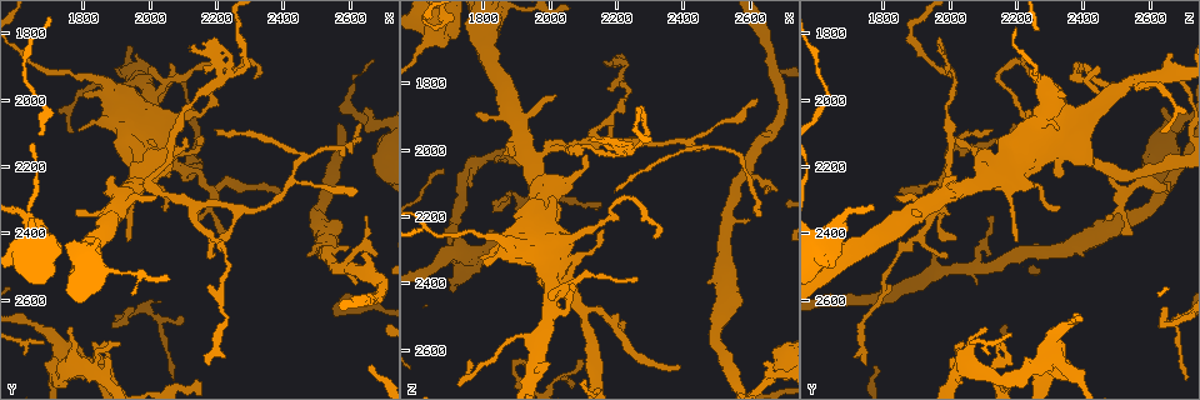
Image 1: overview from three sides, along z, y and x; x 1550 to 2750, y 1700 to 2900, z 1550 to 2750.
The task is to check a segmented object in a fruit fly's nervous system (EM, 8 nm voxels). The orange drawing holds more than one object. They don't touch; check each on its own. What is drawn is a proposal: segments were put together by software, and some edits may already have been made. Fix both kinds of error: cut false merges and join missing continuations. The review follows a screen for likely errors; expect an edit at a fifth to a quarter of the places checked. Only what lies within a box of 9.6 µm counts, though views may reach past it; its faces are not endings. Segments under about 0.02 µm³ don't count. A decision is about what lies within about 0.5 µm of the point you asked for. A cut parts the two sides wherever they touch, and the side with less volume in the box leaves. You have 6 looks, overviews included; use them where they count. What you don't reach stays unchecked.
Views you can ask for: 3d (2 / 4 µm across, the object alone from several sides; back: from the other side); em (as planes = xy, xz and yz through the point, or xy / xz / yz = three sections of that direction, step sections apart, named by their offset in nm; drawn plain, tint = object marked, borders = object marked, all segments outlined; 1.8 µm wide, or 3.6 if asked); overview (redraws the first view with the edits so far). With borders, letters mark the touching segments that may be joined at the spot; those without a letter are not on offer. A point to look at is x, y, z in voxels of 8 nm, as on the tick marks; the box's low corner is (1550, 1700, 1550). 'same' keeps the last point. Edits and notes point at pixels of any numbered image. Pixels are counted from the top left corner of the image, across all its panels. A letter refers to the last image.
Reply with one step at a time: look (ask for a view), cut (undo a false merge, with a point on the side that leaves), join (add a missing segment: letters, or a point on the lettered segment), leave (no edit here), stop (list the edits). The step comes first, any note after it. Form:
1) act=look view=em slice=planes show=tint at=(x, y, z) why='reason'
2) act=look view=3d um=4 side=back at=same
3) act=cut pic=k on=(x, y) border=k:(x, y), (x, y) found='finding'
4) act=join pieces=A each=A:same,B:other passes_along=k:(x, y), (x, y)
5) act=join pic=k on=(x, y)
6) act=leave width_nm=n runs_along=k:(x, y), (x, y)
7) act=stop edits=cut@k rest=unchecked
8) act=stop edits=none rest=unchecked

act=look view=3d um=2 at=(1870, 2780, 2000) why='branch stops here'

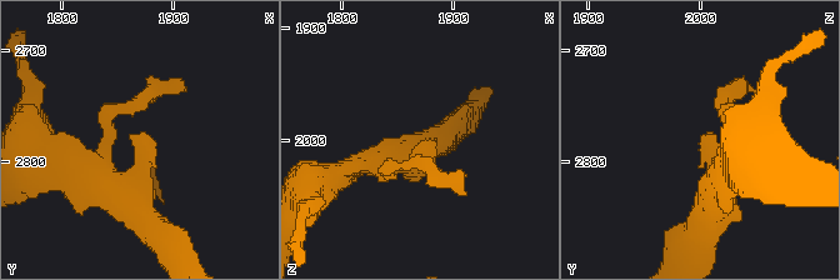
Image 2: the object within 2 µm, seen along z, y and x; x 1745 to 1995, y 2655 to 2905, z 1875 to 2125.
act=look view=em slice=planes show=borders at=(1870, 2776, 2004) why='now the EM'

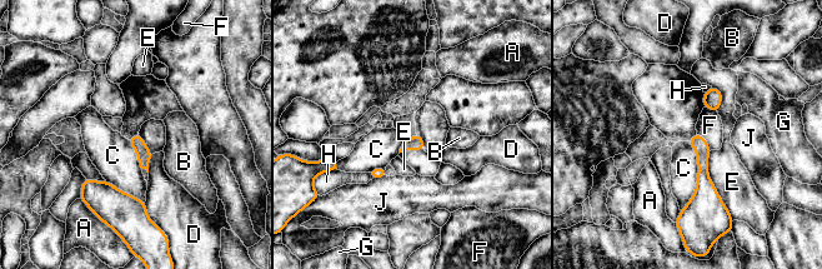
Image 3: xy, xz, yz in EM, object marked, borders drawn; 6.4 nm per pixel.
act=leave each=A:other,B:other,C:other,D:other,E:other,F:other,G:other,H:other,J:other border=3:(688, 142), (697, 185), (681, 210) found='none of them fits'

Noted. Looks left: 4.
act=look view=em slice=planes show=borders at=(1750, 2770, 2310) why='looks like a crossing'

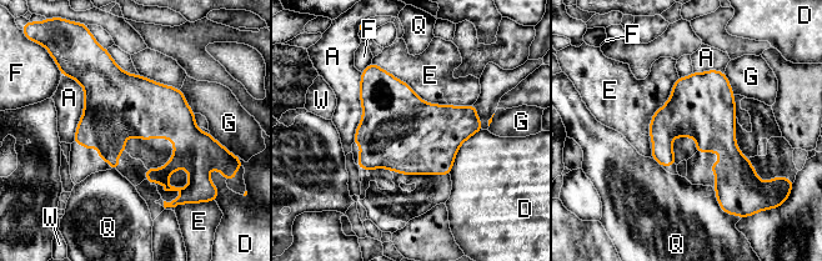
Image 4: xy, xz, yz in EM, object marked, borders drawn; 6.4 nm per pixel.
act=leave each=A:other,D:other,E:other,F:other,G:other,Q:other,W:other border=4:(372, 61), (425, 101), (472, 104) found='continuous, no second neuron'

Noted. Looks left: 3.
act=look view=em um=3.6 slice=planes show=borders at=(2000, 2100, 2300) why='abrupt turn'

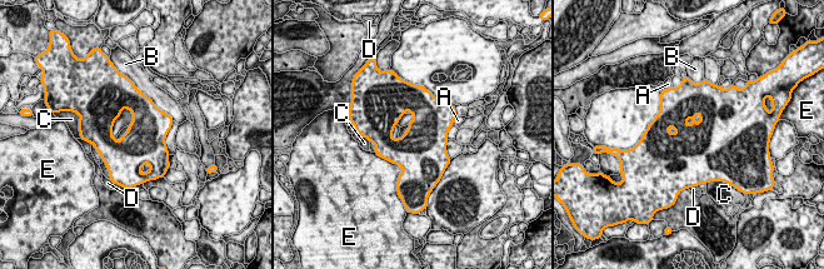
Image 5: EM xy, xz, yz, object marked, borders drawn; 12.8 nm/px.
act=leave each=A:other,B:other,C:other,D:other,E:other found='all the same neuron'

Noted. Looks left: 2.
act=stop edits=none rest=unchecked

